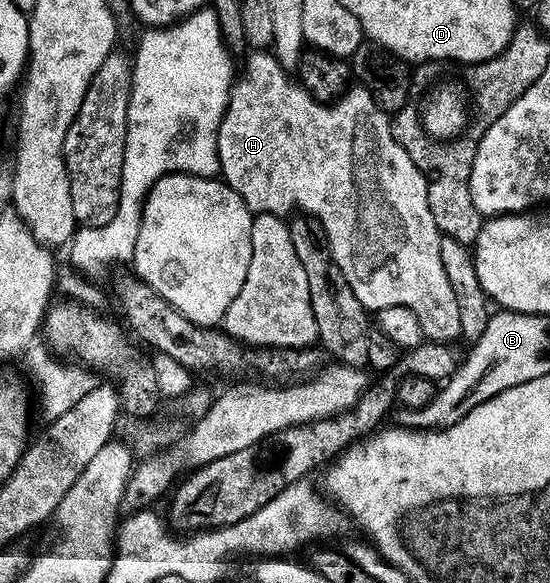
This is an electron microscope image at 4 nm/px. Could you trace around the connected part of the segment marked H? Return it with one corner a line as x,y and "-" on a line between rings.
253,51
250,52
250,57
245,61
245,77
238,76
234,80
229,91
229,102
225,108
225,114
223,119
219,123
219,131
217,132
217,158
219,159
219,173
223,178
226,185
230,185
231,188
243,199
243,203
249,209
249,212
254,215
260,215
260,213
269,212
269,215
277,215
273,213
289,213
292,209
302,209
302,214
308,215
310,218
318,221
322,225
322,229
326,235
326,243
330,247
330,255
333,257
333,262
339,267
339,271
343,271
343,275
347,279
347,283
351,287
351,291
355,291
355,299
359,299
363,302
368,302
369,298
369,273
373,273
373,289
377,292
378,302
388,303
391,305
402,305
403,307
410,308
418,317
418,321
421,324
421,329
424,336
431,341
440,341
444,343
453,343
461,337
461,328
459,327
459,303
455,299
455,291
451,291
451,283
447,280
446,273
443,272
443,258
439,256
439,247
441,246
442,234
435,227
435,218
431,216
431,207
427,203
427,187
429,182
425,174
419,171
419,167
415,167
415,163
411,159
411,155
407,155
407,151
401,146
400,141
397,140
397,134
394,126
391,124
390,114
384,113
380,107
375,103
375,99
367,92
364,87
350,87
345,90
342,97
338,97
335,103
326,103
323,101
316,101
315,98
298,83
287,70
277,62
276,56
269,51

